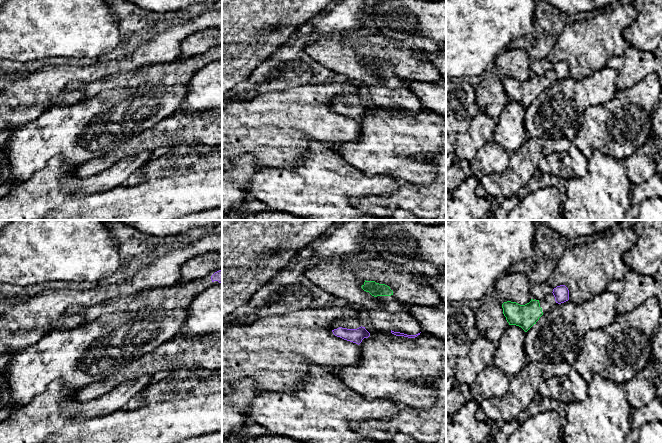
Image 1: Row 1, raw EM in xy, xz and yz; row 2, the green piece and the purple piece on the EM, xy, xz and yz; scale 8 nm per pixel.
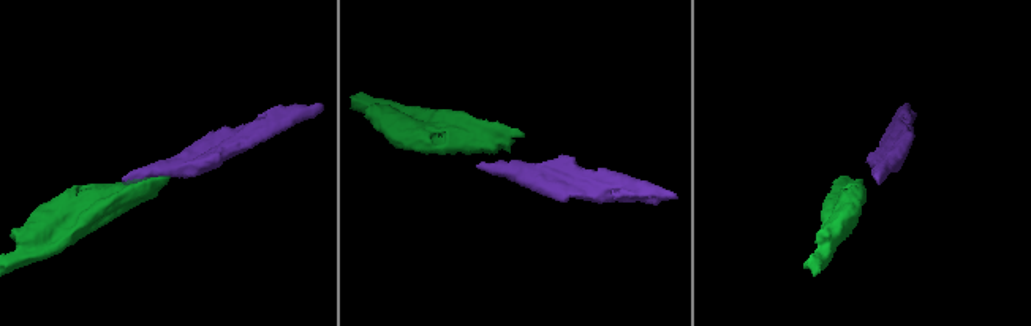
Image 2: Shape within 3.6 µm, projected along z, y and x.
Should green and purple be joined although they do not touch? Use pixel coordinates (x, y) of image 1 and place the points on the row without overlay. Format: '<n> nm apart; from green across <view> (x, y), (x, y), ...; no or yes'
130 nm apart; from green across yz (538, 76), (552, 68); yes

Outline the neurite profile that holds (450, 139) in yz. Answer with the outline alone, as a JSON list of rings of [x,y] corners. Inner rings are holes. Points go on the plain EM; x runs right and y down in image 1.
[[[482,108],[469,121],[466,132],[446,136],[446,155],[454,153],[457,162],[474,162],[477,152],[493,139],[496,120],[488,116]]]

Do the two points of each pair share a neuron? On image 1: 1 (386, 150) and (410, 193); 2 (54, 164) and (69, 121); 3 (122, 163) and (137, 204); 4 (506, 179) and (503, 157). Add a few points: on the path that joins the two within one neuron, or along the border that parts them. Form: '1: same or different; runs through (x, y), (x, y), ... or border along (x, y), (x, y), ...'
1: different; border along (403, 182), (428, 185)
2: different; border along (76, 164), (53, 156), (39, 170)
3: different; border along (130, 181), (107, 190)
4: different; border along (511, 154), (508, 166), (502, 172), (491, 175)

